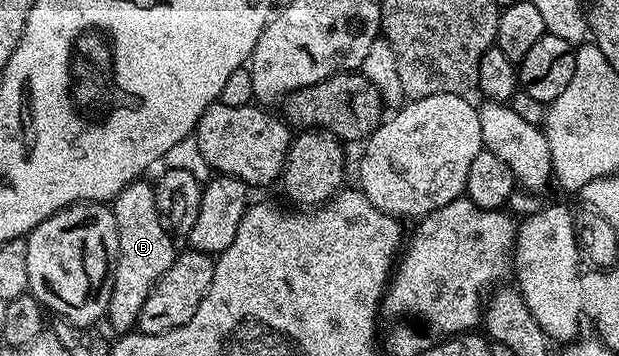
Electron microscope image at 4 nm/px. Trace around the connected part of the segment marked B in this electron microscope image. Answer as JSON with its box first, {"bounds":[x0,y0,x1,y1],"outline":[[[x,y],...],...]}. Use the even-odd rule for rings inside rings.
{"bounds":[104,181,176,332],"outline":[[[149,181],[129,182],[113,199],[112,209],[118,229],[118,252],[114,259],[112,288],[104,318],[117,332],[130,332],[138,325],[140,308],[144,308],[148,292],[152,292],[158,277],[172,268],[176,257],[175,239],[166,231],[166,225],[156,212],[154,187]]]}

